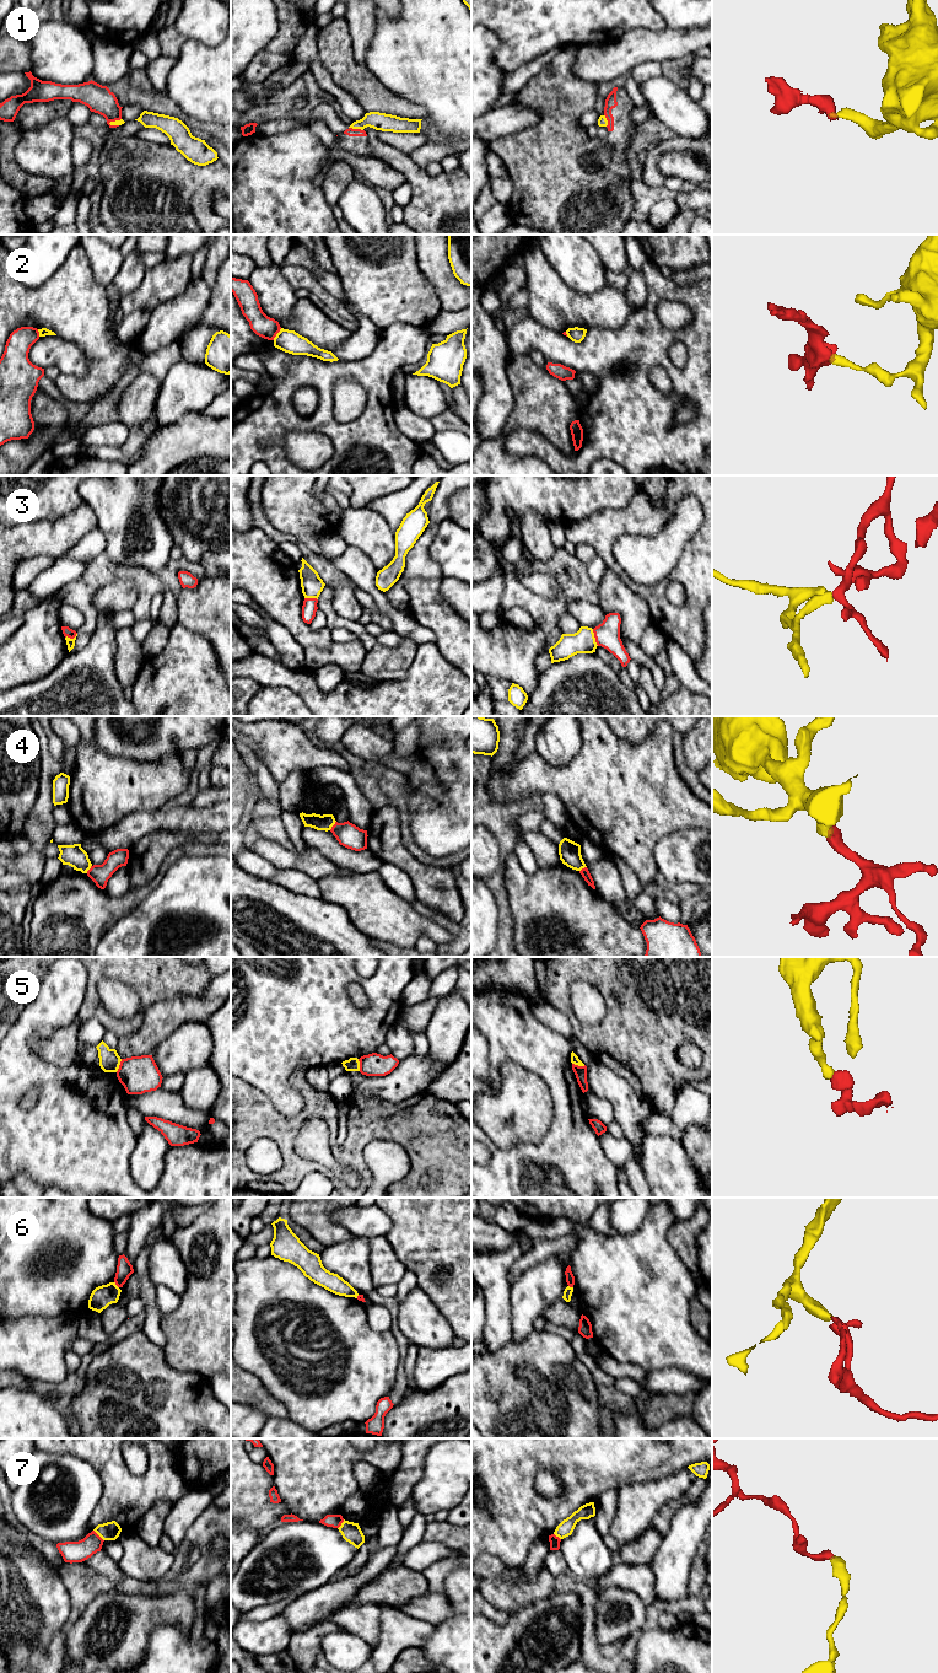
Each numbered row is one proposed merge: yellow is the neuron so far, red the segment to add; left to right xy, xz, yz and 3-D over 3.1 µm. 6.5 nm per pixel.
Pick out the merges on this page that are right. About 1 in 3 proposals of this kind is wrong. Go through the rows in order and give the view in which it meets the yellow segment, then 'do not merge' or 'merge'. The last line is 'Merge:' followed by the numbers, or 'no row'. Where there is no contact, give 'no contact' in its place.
1: xz | do not merge
2: xz | do not merge
3: yz | do not merge
4: xz | do not merge
5: xy | do not merge
6: xy | do not merge
7: xy | do not merge
Merge: no row

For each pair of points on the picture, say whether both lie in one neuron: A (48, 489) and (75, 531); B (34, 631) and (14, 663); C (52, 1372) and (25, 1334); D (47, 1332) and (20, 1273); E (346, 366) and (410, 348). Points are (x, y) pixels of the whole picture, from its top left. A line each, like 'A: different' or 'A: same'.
A: different
B: same
C: same
D: different
E: same

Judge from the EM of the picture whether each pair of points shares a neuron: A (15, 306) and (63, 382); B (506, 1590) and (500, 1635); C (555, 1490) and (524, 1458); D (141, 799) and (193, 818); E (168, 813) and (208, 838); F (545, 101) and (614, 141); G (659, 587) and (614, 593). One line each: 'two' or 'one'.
A: one
B: two
C: two
D: two
E: two
F: one
G: two

